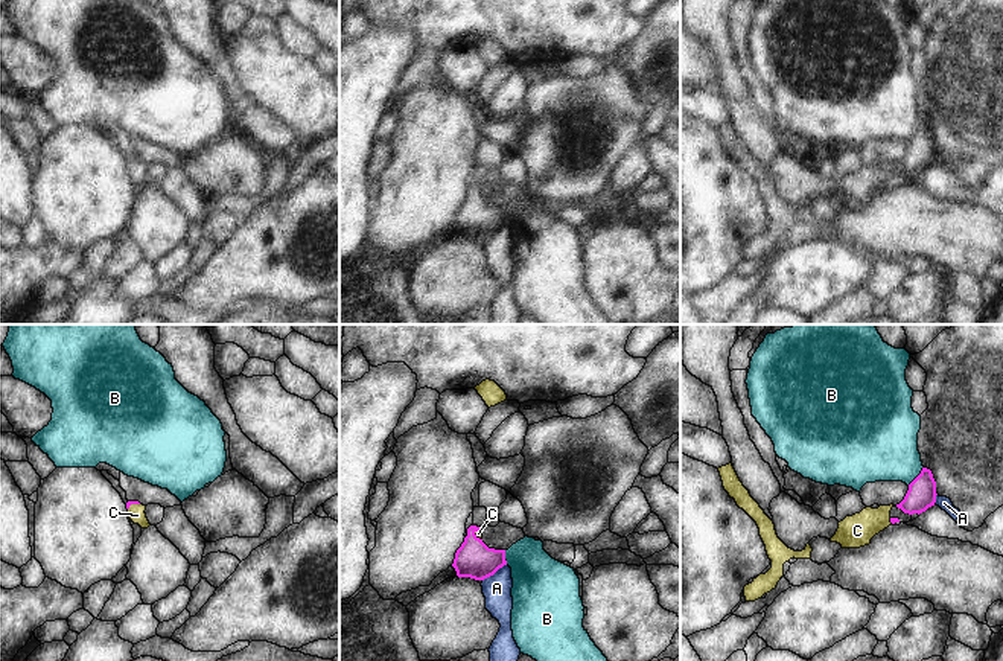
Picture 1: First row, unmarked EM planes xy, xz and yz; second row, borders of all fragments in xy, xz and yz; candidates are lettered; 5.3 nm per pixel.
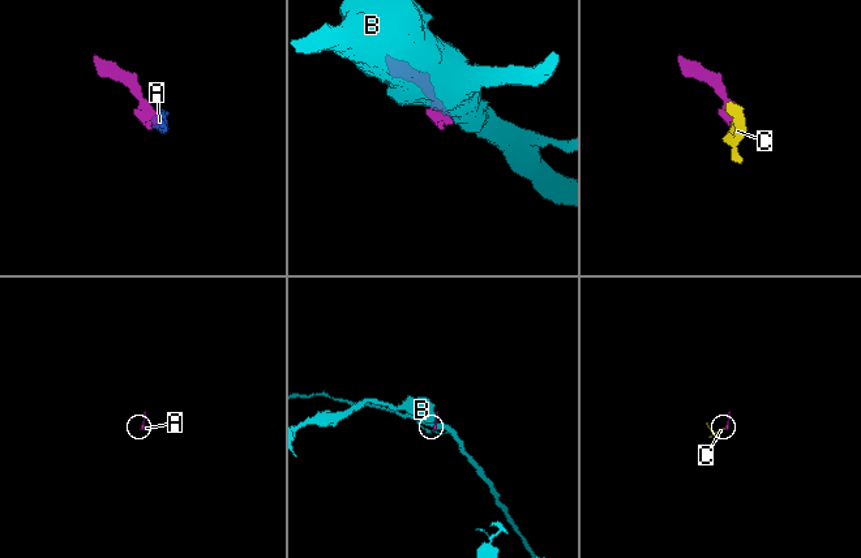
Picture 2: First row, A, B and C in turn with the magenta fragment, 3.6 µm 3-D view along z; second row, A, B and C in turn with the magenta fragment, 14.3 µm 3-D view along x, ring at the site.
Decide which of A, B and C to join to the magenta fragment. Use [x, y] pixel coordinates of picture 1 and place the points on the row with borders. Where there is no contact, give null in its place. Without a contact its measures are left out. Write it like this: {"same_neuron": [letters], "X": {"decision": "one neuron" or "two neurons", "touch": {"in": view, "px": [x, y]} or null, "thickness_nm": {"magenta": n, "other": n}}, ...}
{"same_neuron": ["C"], "A": {"decision": "two neurons", "touch": {"in": "xz", "px": [493, 573]}, "thickness_nm": {"magenta": 200, "other": 150}}, "B": {"decision": "two neurons", "touch": {"in": "yz", "px": [918, 475]}, "thickness_nm": {"magenta": 150, "other": 380}}, "C": {"decision": "one neuron", "touch": {"in": "xz", "px": [477, 530]}, "thickness_nm": {"magenta": 200, "other": 30}}}

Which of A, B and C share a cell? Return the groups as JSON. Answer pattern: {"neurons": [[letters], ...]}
{"neurons": [["A"], ["B"], ["C"]]}

